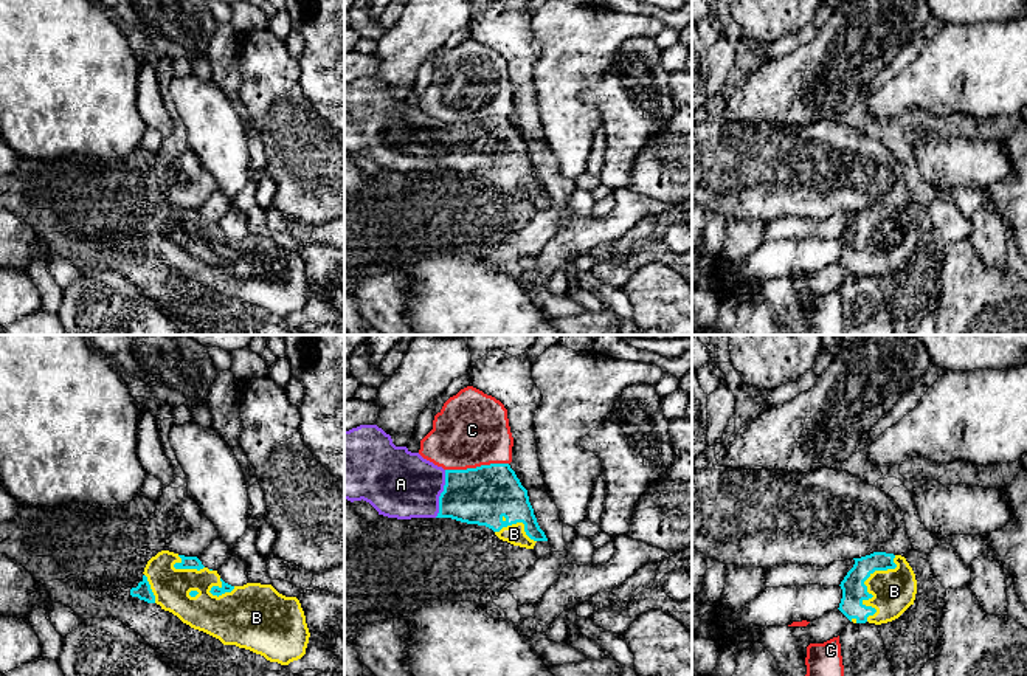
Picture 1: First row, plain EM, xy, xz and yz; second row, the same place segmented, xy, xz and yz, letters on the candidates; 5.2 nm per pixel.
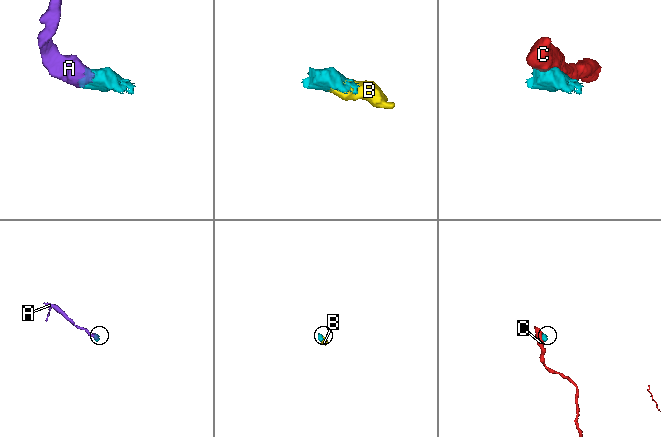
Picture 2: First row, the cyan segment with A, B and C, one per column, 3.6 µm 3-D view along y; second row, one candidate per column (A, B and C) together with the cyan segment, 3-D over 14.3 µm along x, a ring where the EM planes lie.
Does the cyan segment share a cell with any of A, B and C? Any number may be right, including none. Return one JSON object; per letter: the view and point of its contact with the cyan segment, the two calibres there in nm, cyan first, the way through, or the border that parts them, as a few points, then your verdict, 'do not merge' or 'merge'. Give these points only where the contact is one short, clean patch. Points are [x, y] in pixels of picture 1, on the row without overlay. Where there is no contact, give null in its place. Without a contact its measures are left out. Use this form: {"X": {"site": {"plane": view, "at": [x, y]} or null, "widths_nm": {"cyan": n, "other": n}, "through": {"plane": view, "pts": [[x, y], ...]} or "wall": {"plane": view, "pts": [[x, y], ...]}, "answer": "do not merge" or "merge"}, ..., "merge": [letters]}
{"A": {"site": {"plane": "xz", "at": [441, 146]}, "widths_nm": {"cyan": 300, "other": 360}, "answer": "merge"}, "B": {"site": {"plane": "yz", "at": [864, 237]}, "widths_nm": {"cyan": 130, "other": 220}, "answer": "merge"}, "C": {"site": {"plane": "xz", "at": [477, 120]}, "widths_nm": {"cyan": 300, "other": 380}, "answer": "do not merge"}, "merge": ["A", "B"]}

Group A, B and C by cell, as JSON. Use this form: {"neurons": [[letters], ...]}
{"neurons": [["A", "B"], ["C"]]}

